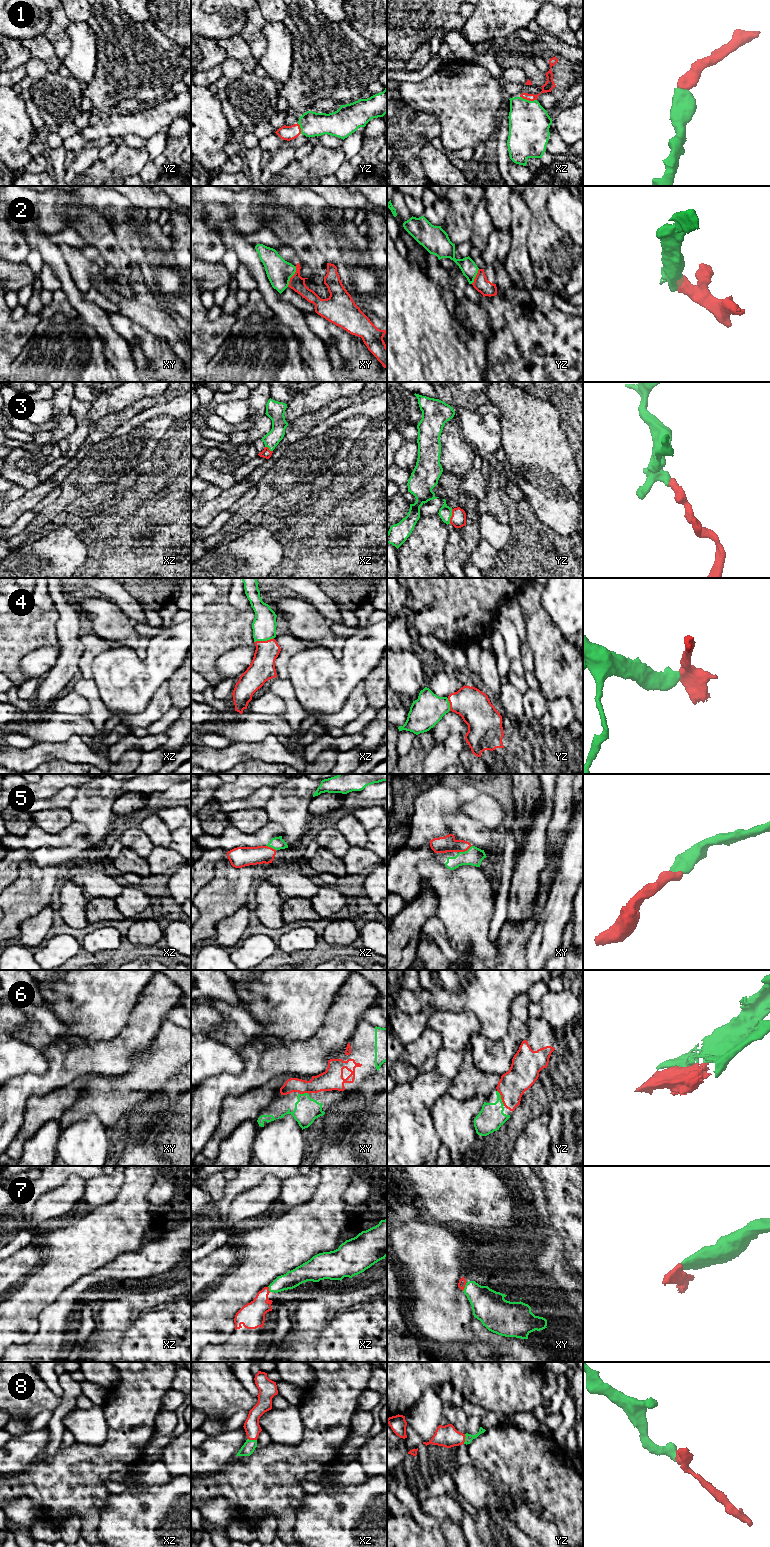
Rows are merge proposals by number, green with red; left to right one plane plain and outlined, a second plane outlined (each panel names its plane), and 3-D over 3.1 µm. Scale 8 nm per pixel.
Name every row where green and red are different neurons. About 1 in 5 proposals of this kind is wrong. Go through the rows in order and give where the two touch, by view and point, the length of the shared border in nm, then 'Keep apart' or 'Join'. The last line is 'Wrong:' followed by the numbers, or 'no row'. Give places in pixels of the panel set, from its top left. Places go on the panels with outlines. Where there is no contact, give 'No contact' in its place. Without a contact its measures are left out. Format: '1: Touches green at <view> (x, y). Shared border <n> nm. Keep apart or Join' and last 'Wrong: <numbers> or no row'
1: Touches green at xz (528, 100). Shared border 140 nm. Join
2: Touches green at xy (292, 275). Shared border 180 nm. Keep apart
3: Touches green at yz (451, 515). Shared border 120 nm. Join
4: Touches green at xz (263, 640). Shared border 170 nm. Join
5: Touches green at xy (465, 851). Shared border 120 nm. Join
6: Touches green at yz (500, 1098). Shared border 140 nm. Join
7: Touches green at xy (465, 1287). Shared border 70 nm. Join
8: Touches green at yz (465, 1439). Shared border 80 nm. Join
Wrong: 2

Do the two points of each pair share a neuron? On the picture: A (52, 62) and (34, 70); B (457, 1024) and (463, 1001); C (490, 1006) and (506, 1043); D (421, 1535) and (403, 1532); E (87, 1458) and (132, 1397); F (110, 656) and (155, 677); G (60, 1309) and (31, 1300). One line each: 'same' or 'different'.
A: different
B: different
C: different
D: same
E: same
F: same
G: different

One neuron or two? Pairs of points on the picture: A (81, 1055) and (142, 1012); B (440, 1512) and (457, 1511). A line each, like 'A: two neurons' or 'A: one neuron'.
A: one neuron
B: one neuron

